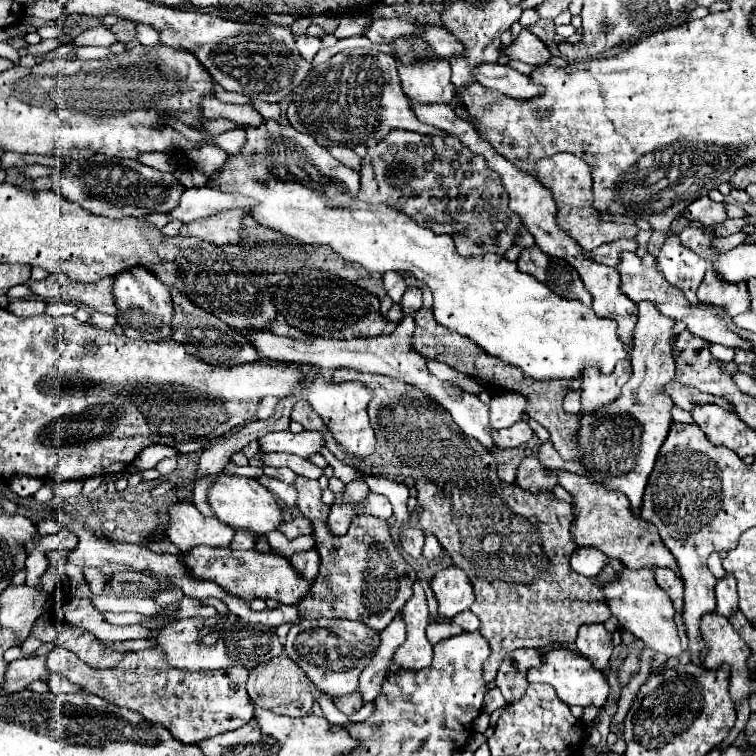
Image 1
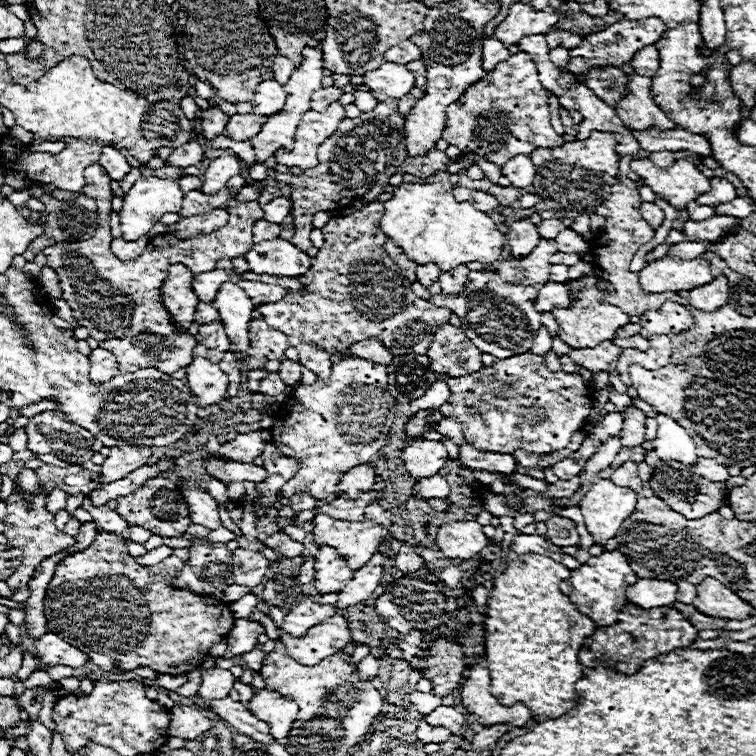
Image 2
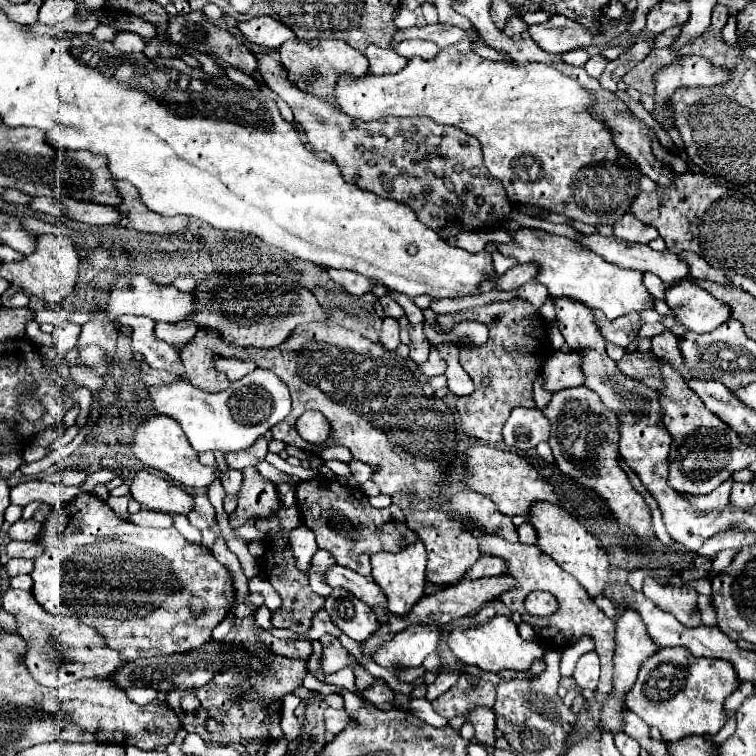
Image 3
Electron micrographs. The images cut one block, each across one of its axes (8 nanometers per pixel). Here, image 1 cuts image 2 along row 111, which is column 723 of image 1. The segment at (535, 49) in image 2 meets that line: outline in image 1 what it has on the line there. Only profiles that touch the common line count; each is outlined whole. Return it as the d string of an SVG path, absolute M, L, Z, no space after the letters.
M726 572L726 576L720 578L716 584L716 612L728 618L738 608L736 600L738 600L736 578Z

